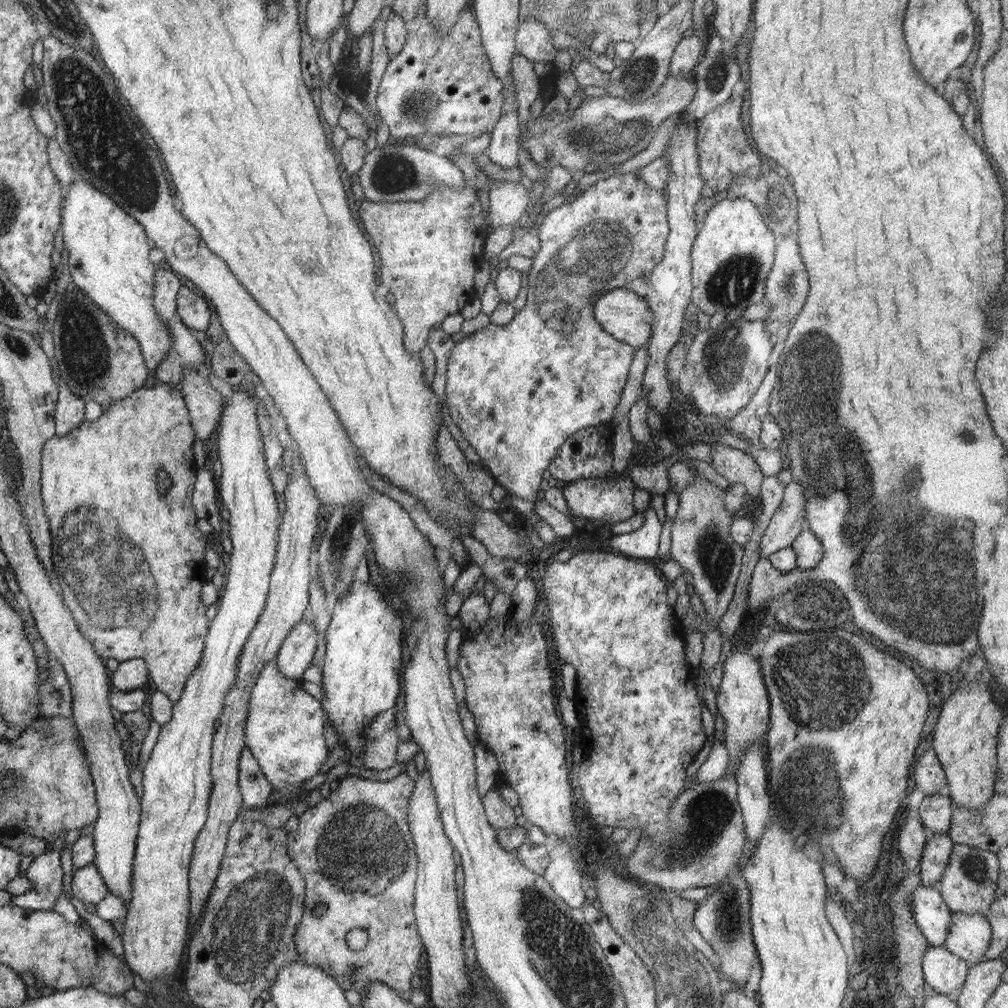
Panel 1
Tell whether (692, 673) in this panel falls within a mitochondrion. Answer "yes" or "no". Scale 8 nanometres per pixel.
no

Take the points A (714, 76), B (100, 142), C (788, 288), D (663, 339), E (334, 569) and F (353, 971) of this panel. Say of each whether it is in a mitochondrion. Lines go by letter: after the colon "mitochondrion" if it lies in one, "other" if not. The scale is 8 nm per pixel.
A: mitochondrion
B: mitochondrion
C: mitochondrion
D: other
E: mitochondrion
F: other

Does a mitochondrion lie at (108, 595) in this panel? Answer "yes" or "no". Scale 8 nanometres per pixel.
yes

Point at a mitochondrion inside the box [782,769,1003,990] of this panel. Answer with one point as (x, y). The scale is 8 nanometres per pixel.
(974, 866)

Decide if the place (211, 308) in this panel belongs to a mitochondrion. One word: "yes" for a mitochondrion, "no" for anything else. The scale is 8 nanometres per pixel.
no

